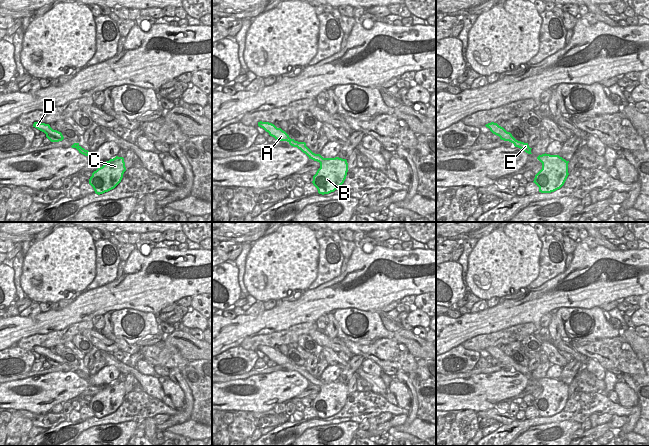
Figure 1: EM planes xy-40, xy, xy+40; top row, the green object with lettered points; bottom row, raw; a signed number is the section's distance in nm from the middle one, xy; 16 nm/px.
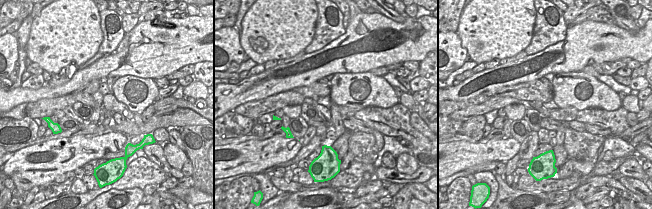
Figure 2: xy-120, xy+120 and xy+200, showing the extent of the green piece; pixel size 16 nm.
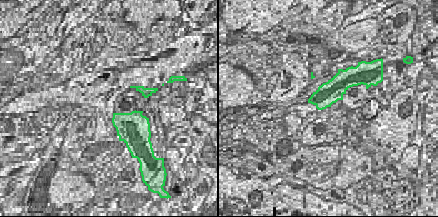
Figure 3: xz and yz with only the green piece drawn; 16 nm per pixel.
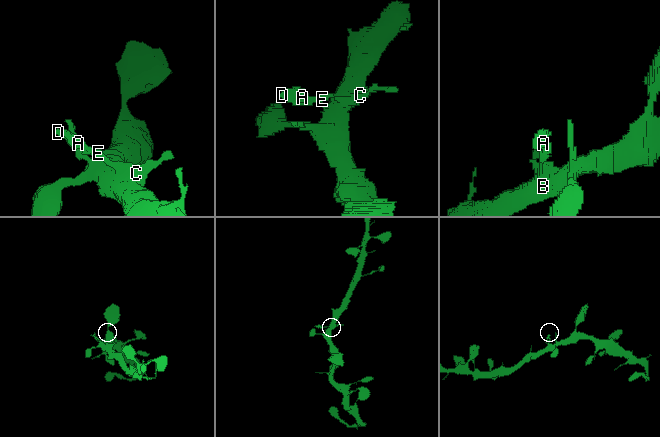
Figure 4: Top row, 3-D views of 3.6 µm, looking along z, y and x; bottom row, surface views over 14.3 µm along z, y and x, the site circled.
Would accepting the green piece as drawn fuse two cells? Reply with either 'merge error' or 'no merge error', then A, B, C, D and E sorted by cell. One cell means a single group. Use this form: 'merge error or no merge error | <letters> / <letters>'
no merge error | A B C D E

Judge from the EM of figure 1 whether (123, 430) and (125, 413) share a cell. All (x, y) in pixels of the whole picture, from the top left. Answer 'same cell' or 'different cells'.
different cells

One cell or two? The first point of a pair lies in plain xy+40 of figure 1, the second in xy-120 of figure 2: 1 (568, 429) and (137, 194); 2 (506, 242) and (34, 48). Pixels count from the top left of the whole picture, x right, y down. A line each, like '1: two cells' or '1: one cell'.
1: one cell
2: one cell

